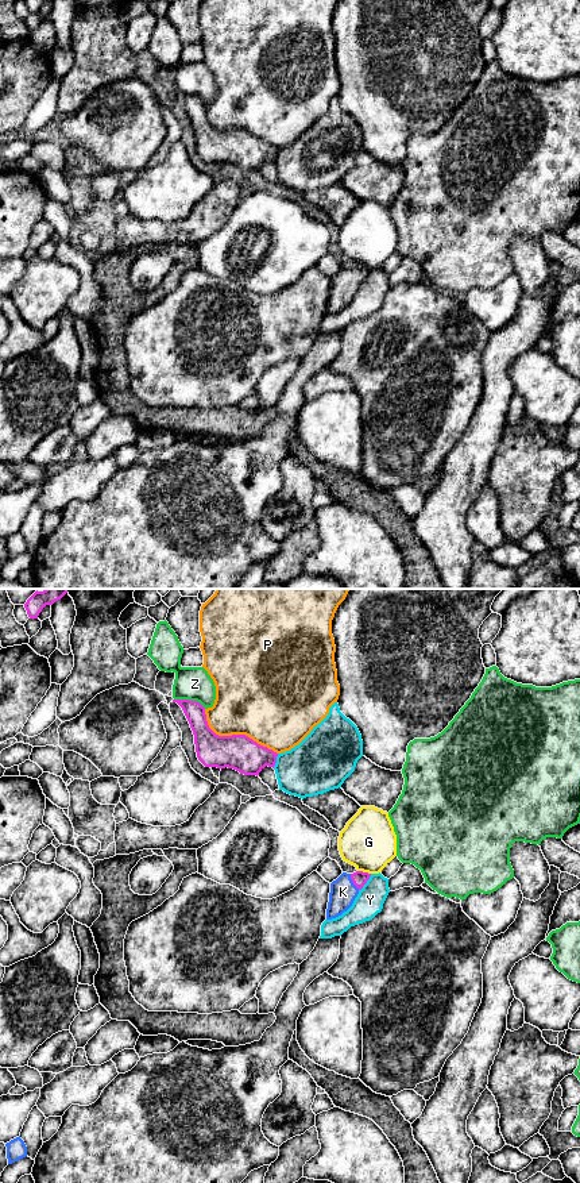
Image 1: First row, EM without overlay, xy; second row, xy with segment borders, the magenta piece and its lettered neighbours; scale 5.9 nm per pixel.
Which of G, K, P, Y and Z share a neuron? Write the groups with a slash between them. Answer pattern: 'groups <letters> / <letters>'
groups G / K / P / Y / Z

